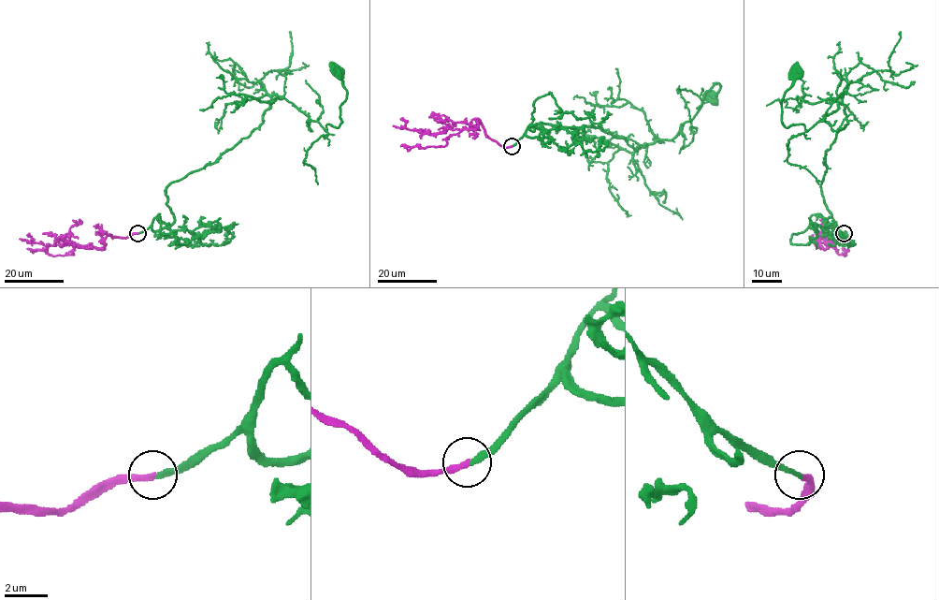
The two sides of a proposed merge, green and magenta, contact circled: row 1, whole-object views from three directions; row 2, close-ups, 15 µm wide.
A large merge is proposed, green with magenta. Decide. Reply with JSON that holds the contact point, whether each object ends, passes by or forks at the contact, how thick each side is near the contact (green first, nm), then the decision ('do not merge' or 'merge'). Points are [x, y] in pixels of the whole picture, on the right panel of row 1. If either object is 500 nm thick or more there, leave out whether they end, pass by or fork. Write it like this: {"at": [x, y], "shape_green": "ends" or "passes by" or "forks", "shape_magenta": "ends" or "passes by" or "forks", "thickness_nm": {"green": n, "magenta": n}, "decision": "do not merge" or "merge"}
{"at": [844, 233], "shape_green": "ends", "shape_magenta": "ends", "thickness_nm": {"green": 240, "magenta": 280}, "decision": "merge"}

